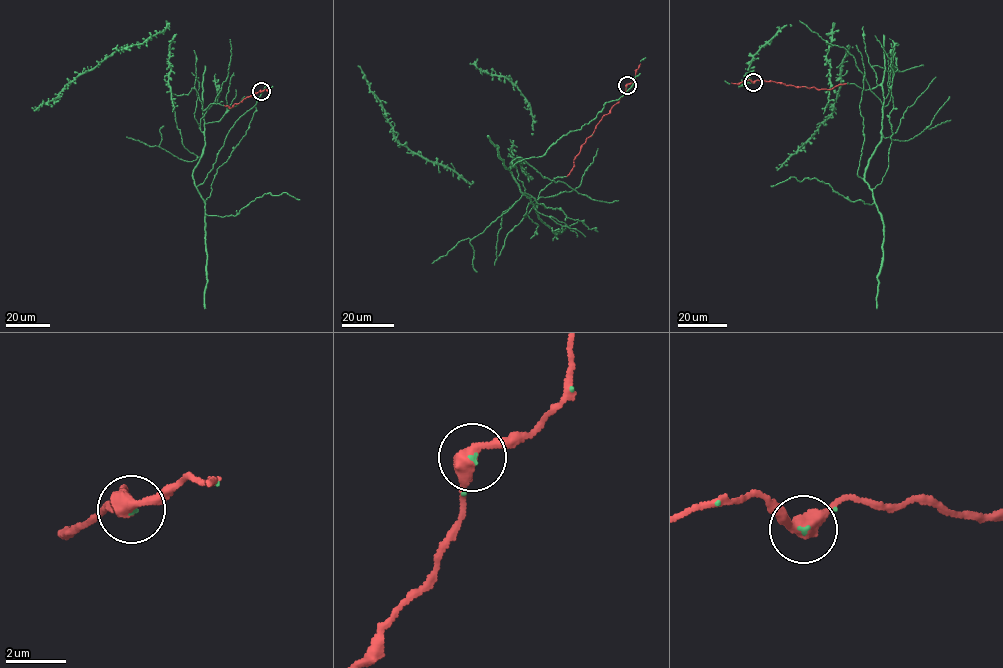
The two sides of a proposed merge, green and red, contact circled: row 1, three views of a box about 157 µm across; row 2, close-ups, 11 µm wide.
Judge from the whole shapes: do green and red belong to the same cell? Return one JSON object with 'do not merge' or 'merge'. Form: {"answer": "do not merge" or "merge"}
{"answer": "merge"}

